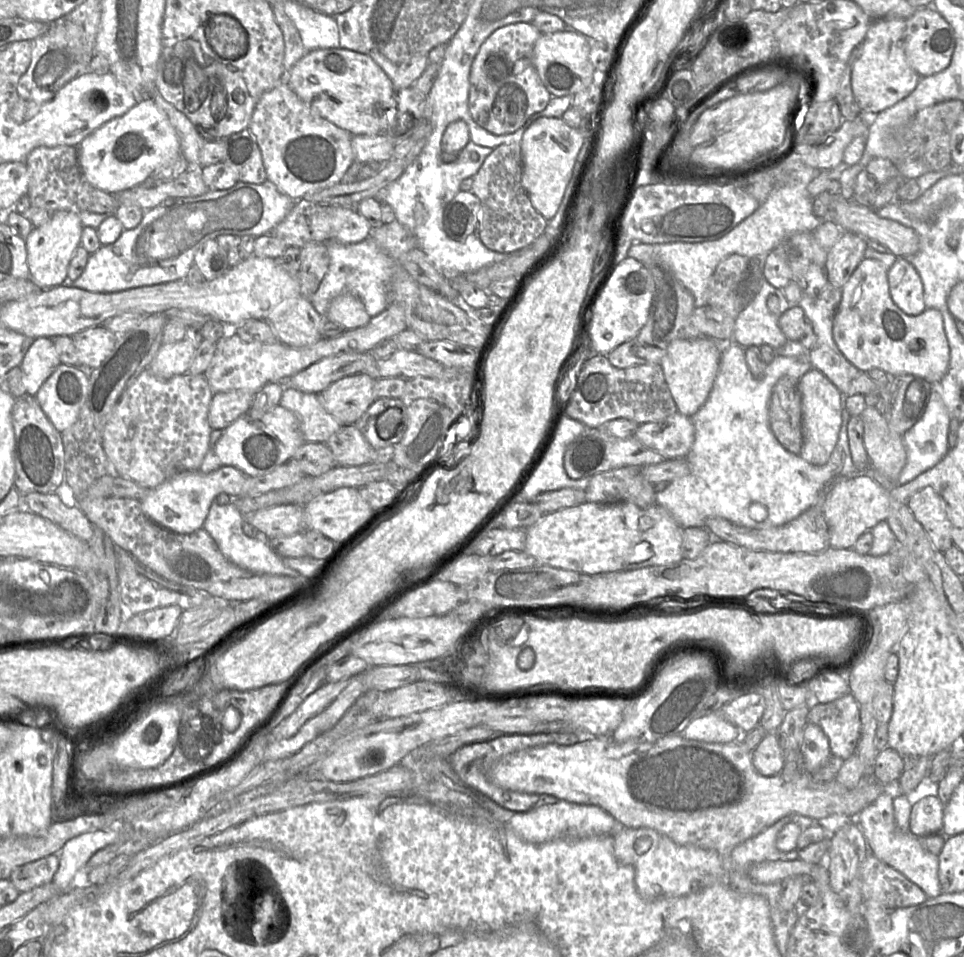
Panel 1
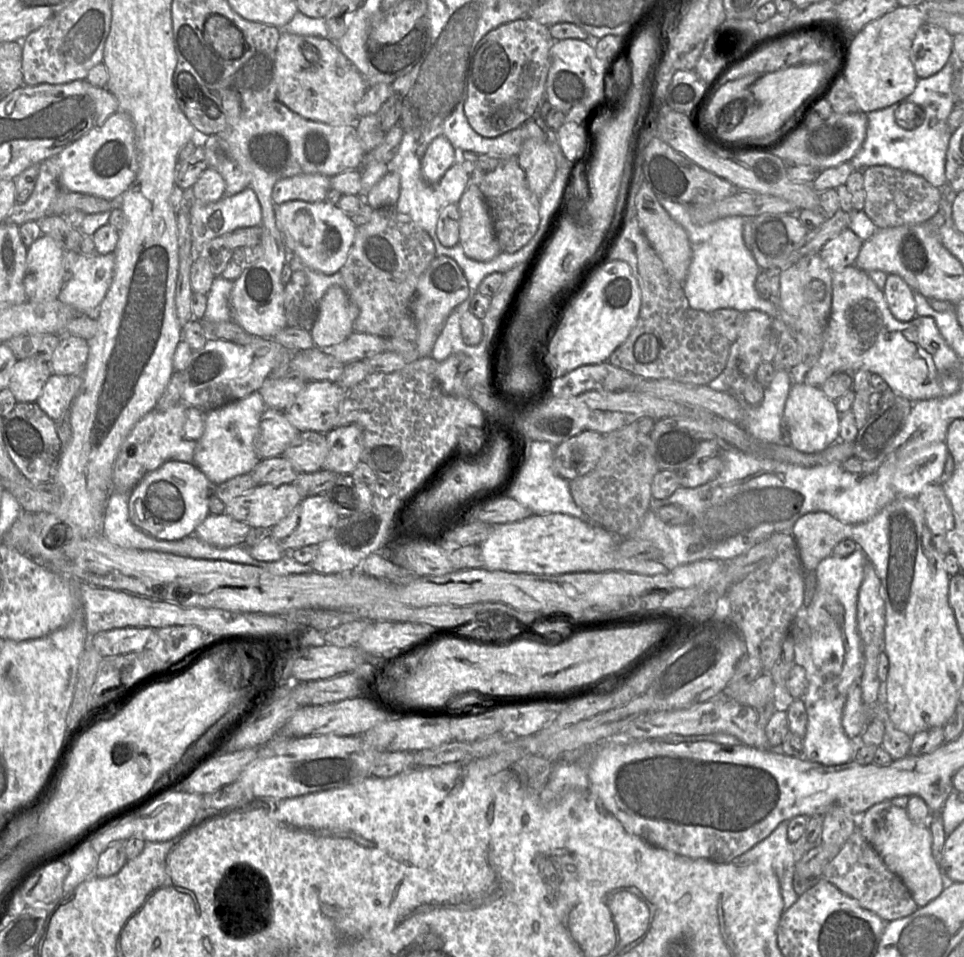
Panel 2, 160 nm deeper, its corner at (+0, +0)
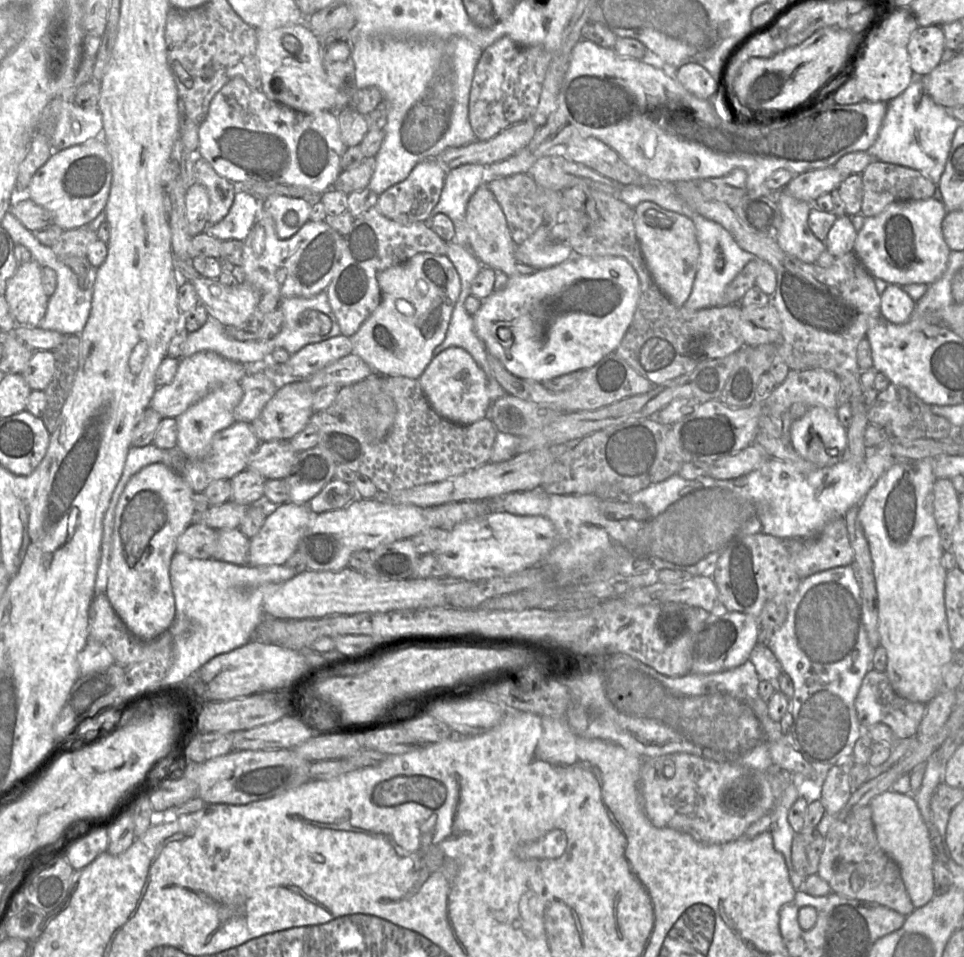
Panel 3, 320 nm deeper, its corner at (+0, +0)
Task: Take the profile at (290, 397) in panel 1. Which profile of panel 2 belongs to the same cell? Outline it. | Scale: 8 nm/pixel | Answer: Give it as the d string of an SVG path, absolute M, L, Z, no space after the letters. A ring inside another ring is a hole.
M267 408L260 420L255 448L261 460L280 456L298 436L284 410Z

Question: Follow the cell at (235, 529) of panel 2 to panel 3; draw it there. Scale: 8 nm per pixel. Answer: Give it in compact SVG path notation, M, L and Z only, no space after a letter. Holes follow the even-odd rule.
M193 522L179 536L176 551L192 558L212 558L217 546L219 531L202 523Z

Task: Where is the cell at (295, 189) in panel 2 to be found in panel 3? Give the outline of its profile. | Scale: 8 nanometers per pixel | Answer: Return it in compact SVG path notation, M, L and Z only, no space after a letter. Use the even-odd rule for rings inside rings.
M274 194L262 203L262 210L274 221L280 239L288 239L309 220L312 204L303 198Z

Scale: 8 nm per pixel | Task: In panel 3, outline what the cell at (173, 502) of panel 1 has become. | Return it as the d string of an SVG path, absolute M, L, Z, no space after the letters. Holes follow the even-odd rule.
M155 463L142 468L138 473L131 477L131 479L127 482L116 505L112 534L112 548L109 560L110 571L105 594L114 611L120 617L128 630L135 637L145 642L151 641L160 634L167 631L169 627L172 626L176 618L176 605L170 583L169 568L172 556L176 552L176 544L179 536L188 526L193 523L193 519L196 514L194 502L192 499L194 493L195 492L191 489L188 483L179 475L177 475L168 465L164 463Z

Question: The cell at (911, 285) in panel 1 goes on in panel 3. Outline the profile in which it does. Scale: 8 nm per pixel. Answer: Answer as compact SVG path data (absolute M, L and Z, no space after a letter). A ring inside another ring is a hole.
M888 284L881 295L881 316L893 324L906 323L916 309L914 301L903 288L896 284Z

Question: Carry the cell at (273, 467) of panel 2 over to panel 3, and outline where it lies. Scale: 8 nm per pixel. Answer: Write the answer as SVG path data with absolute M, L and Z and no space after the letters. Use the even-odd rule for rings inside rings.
M254 470L241 471L230 479L232 485L230 500L241 505L253 504L263 497L264 485L267 480Z

